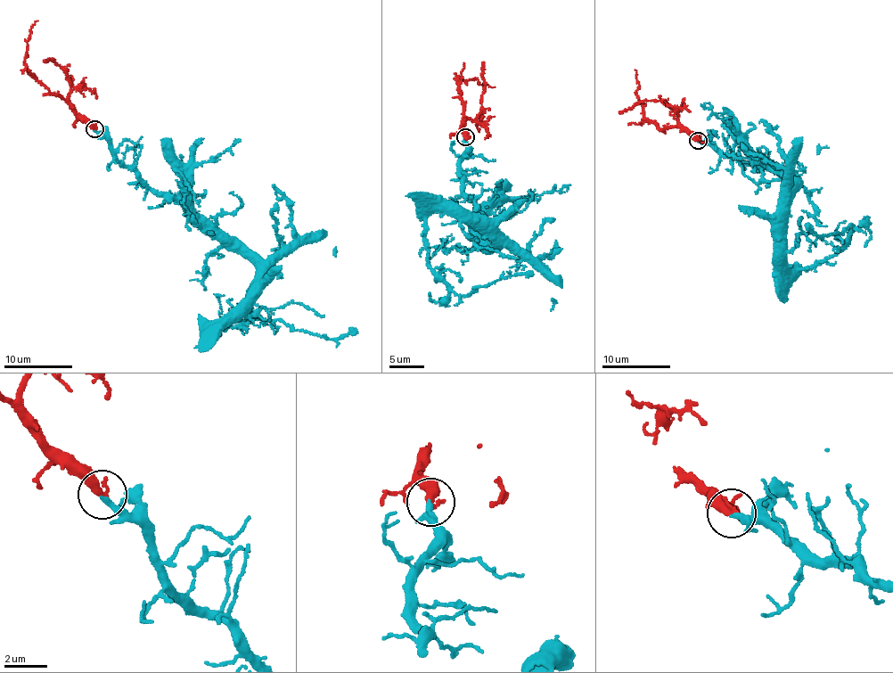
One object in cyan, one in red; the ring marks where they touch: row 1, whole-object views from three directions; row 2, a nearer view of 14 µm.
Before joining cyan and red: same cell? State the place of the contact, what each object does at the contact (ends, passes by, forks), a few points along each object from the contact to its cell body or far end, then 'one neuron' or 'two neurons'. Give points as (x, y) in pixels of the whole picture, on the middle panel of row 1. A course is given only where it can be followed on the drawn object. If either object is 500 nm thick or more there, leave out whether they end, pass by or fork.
at (465, 137); cyan ends there; red ends there; cyan runs (465, 136), (462, 191), (490, 244), (498, 242), (454, 211), (430, 212), (429, 267), (461, 296), (533, 274); red runs (466, 136), (462, 127), (464, 119), (458, 82), (460, 79), (465, 82), (476, 79), (480, 85), (495, 86); one neuron

